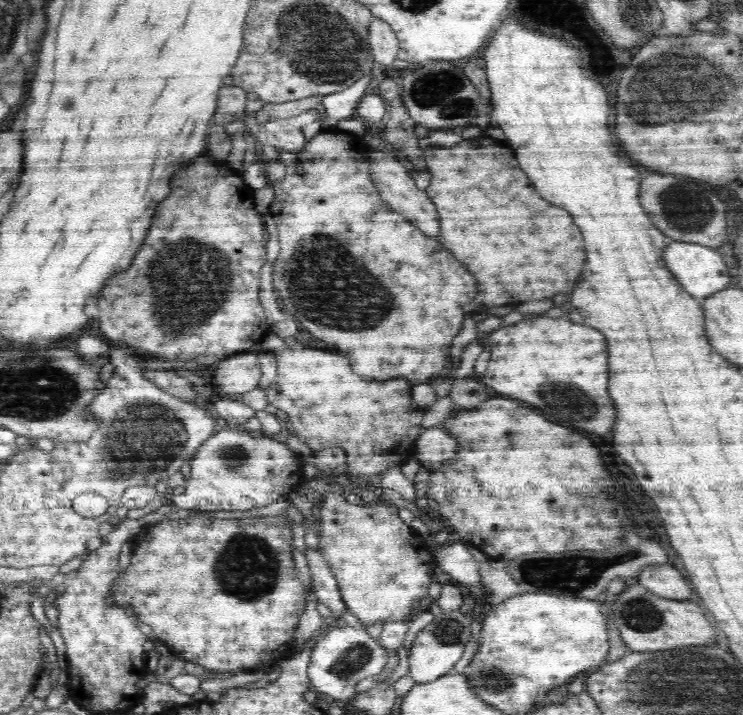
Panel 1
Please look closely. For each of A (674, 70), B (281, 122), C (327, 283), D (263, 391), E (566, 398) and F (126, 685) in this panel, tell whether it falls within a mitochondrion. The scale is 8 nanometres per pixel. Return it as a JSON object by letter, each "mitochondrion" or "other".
{"A":"mitochondrion","B":"other","C":"mitochondrion","D":"other","E":"mitochondrion","F":"other"}

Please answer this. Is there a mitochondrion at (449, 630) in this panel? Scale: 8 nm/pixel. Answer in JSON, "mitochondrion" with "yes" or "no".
{"mitochondrion":"yes"}

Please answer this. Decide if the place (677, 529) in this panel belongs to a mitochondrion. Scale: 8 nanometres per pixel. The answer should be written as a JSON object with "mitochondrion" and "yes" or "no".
{"mitochondrion":"no"}

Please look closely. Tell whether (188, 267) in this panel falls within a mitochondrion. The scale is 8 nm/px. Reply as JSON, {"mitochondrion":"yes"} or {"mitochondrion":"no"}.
{"mitochondrion":"yes"}

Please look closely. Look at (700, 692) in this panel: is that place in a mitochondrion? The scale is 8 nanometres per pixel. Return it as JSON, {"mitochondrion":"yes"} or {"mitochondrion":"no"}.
{"mitochondrion":"yes"}

